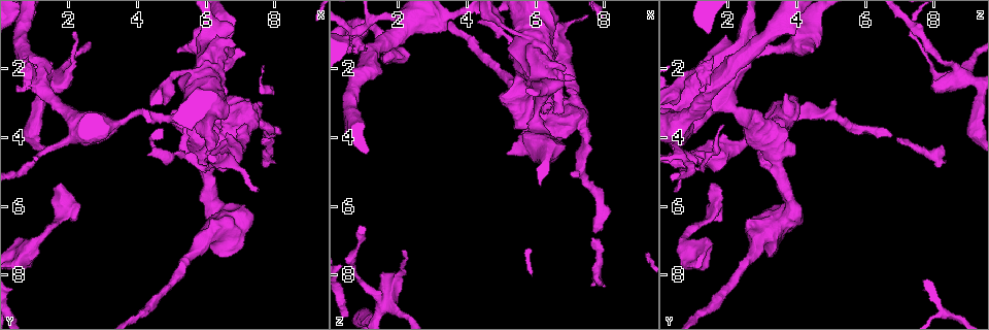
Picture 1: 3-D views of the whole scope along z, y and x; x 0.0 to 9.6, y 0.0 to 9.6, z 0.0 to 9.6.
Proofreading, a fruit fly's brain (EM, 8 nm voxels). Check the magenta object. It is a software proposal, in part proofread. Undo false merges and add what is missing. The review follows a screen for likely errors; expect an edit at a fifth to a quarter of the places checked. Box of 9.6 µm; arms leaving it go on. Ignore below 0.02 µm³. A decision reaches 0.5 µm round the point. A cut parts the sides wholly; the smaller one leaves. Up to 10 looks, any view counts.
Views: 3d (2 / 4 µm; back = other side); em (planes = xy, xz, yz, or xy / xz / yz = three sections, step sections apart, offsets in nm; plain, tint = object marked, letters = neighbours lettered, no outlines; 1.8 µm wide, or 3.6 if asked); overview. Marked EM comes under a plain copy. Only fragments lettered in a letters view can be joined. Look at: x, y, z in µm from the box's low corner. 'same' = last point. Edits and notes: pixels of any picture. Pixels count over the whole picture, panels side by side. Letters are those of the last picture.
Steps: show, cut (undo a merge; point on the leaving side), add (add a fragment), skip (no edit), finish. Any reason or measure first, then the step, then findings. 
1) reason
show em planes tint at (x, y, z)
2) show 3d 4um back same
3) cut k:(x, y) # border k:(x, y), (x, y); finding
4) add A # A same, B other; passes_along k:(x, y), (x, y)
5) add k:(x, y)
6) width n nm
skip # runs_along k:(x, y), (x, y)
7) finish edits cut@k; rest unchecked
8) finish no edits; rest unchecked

free end
show em xz step 16 tint at (7.60, 4.80, 8.35)

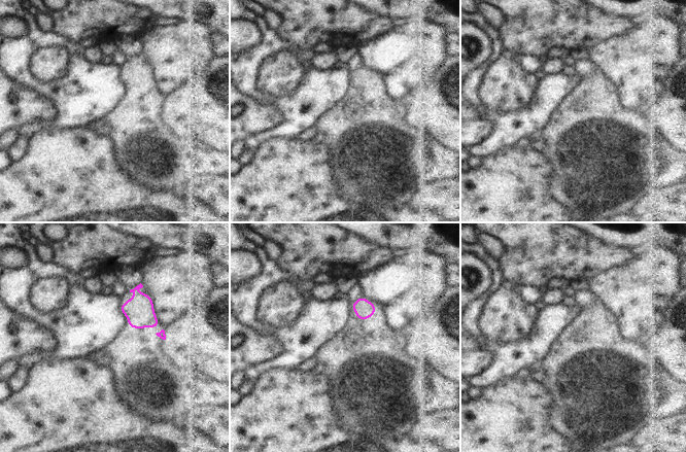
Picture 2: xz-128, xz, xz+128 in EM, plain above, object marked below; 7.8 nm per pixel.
show em xz step 16 letters same

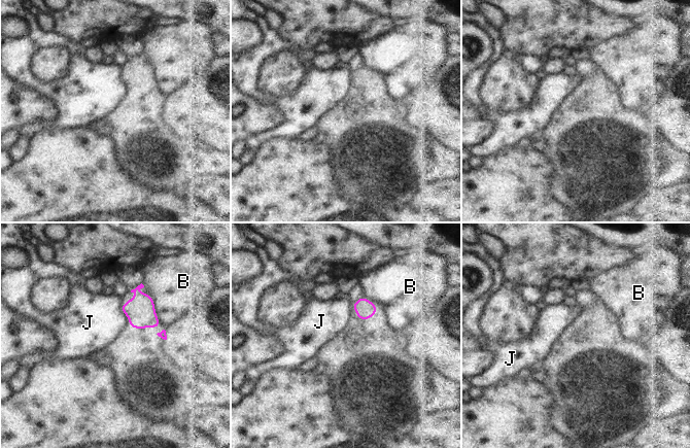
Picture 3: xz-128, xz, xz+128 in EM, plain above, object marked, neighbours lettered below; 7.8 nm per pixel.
skip # B other, J other; border 3:(121, 304), (123, 311); none of them fits

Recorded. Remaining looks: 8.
show em planes tint at (7.80, 3.90, 6.75)

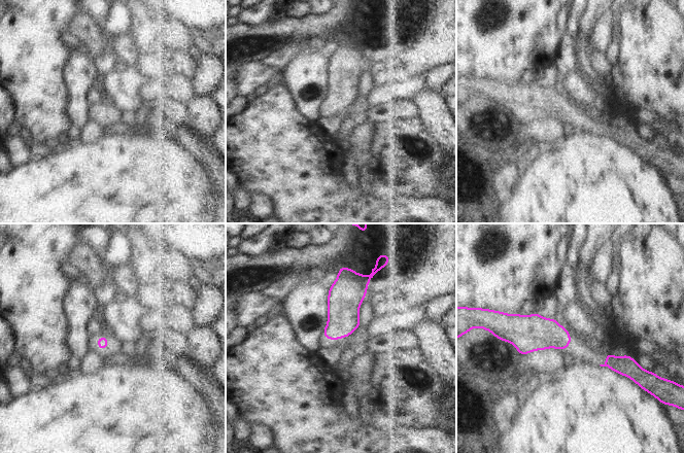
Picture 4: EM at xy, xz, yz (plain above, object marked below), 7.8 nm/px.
show em planes letters same

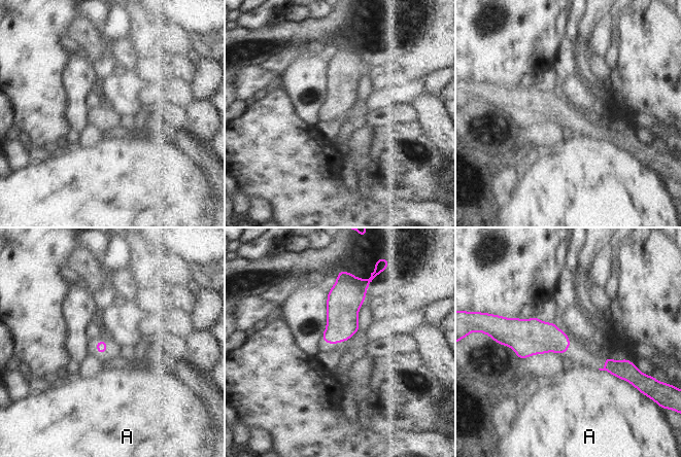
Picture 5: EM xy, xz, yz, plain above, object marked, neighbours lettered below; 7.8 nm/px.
skip # A other; border 5:(599, 368), (605, 370), (631, 383); none of them fits

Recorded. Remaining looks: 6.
abrupt turn
show em planes letters at (5.65, 4.65, 1.30)

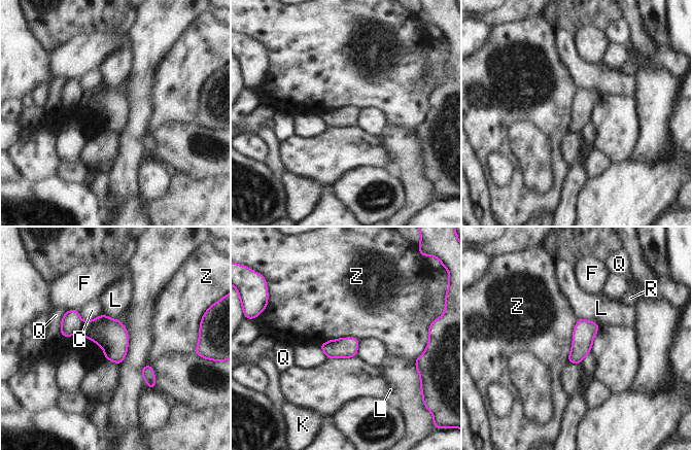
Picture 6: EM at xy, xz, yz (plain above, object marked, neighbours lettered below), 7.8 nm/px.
cut 6:(110, 334) # C other, F other, K other, L other, Q other, R other, Z other; border 6:(82, 321), (82, 327), (79, 332); two neurons meet here

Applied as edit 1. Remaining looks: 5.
finish edits cut@6; rest unchecked

